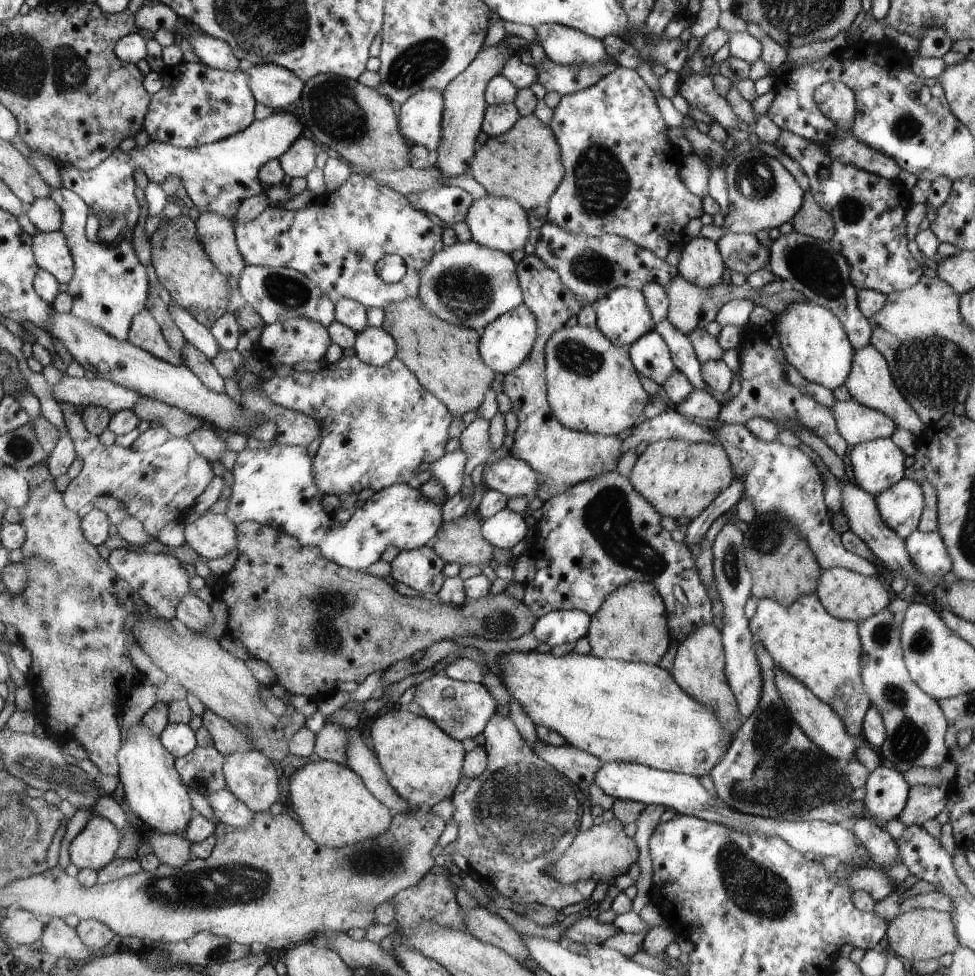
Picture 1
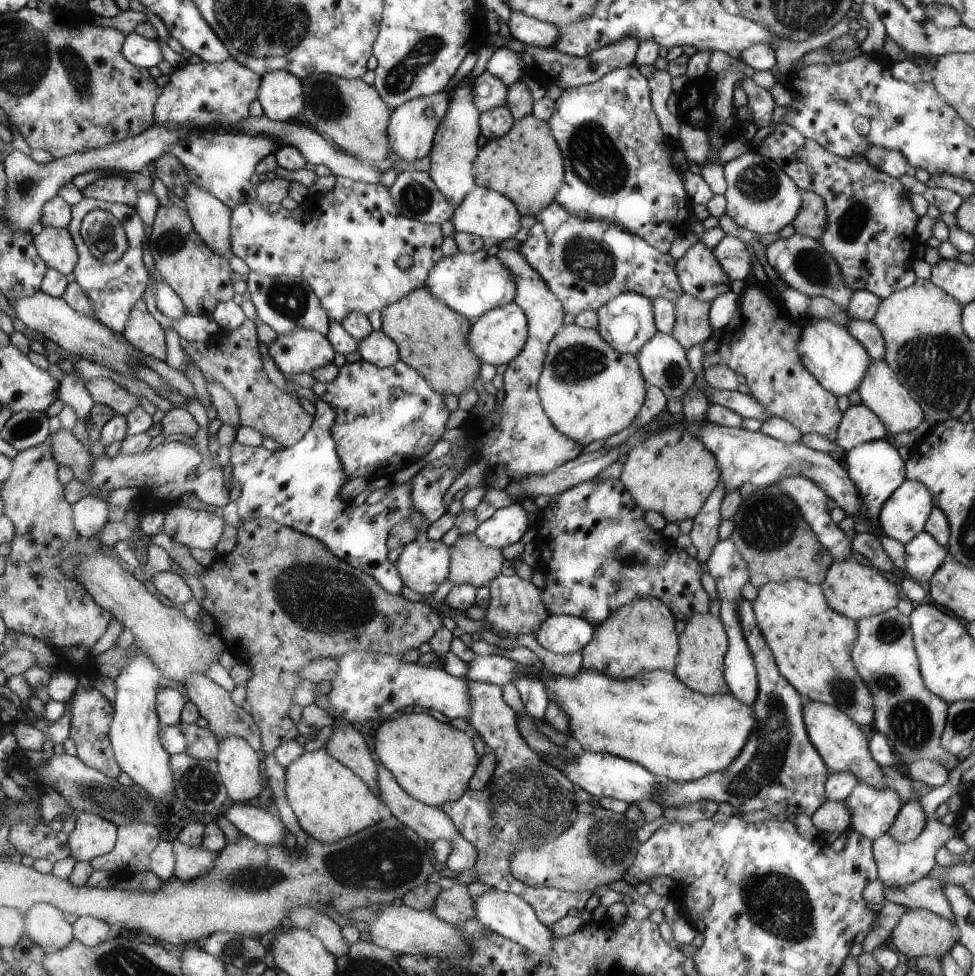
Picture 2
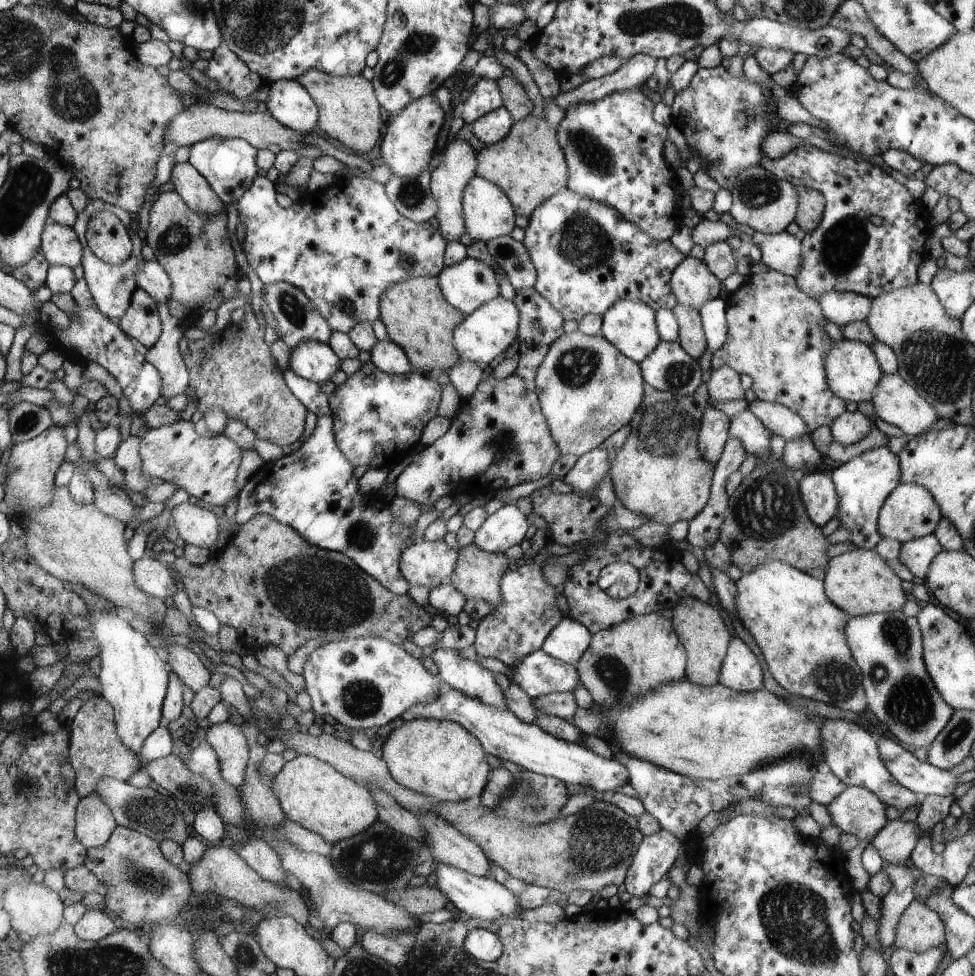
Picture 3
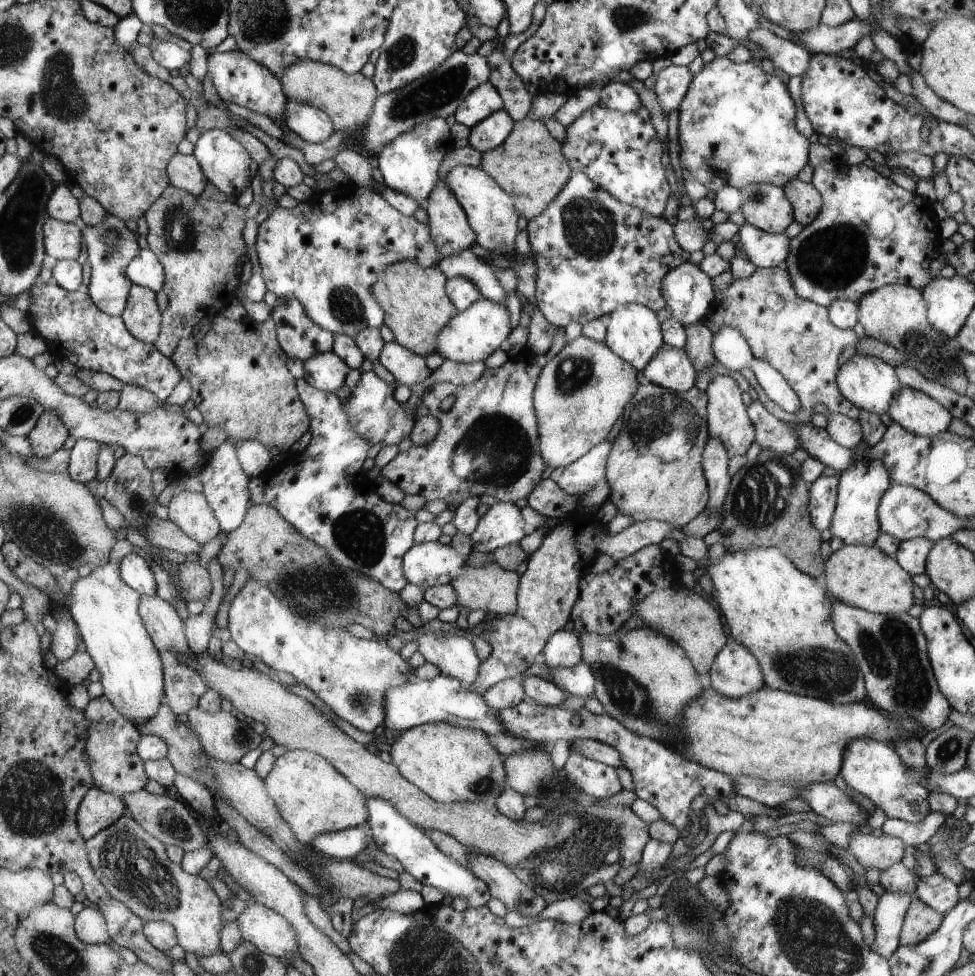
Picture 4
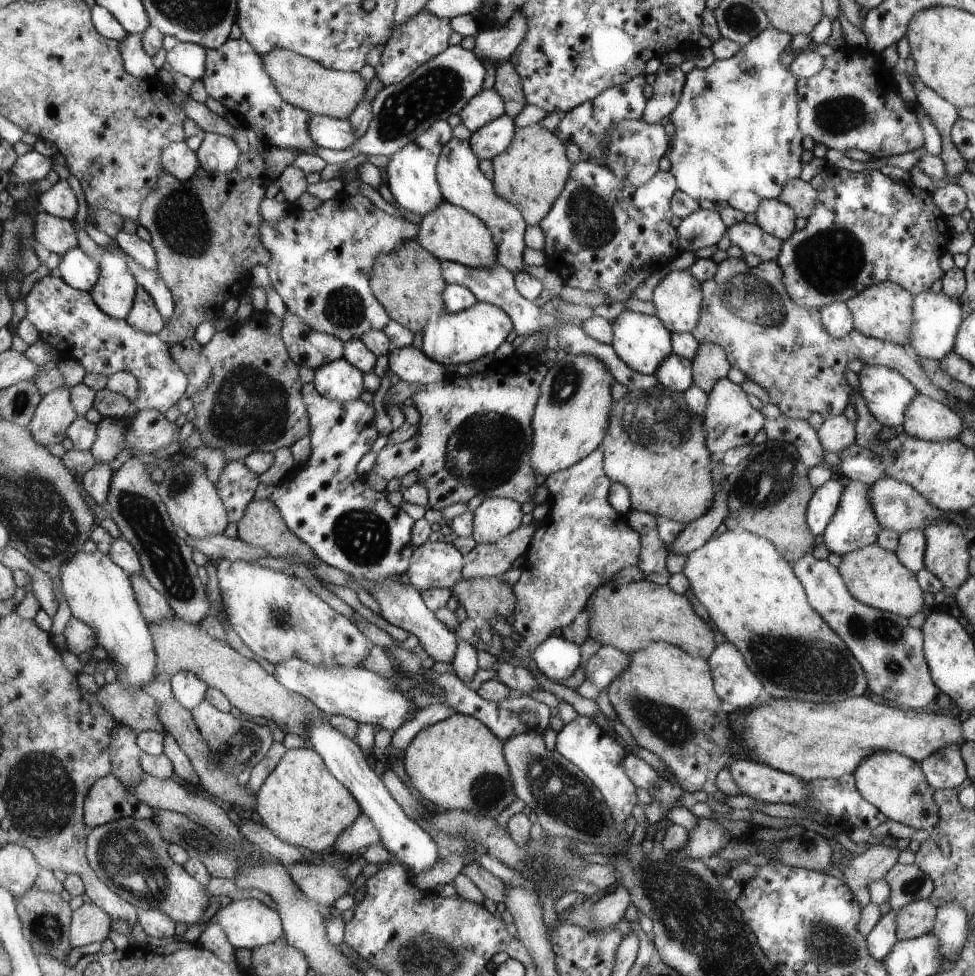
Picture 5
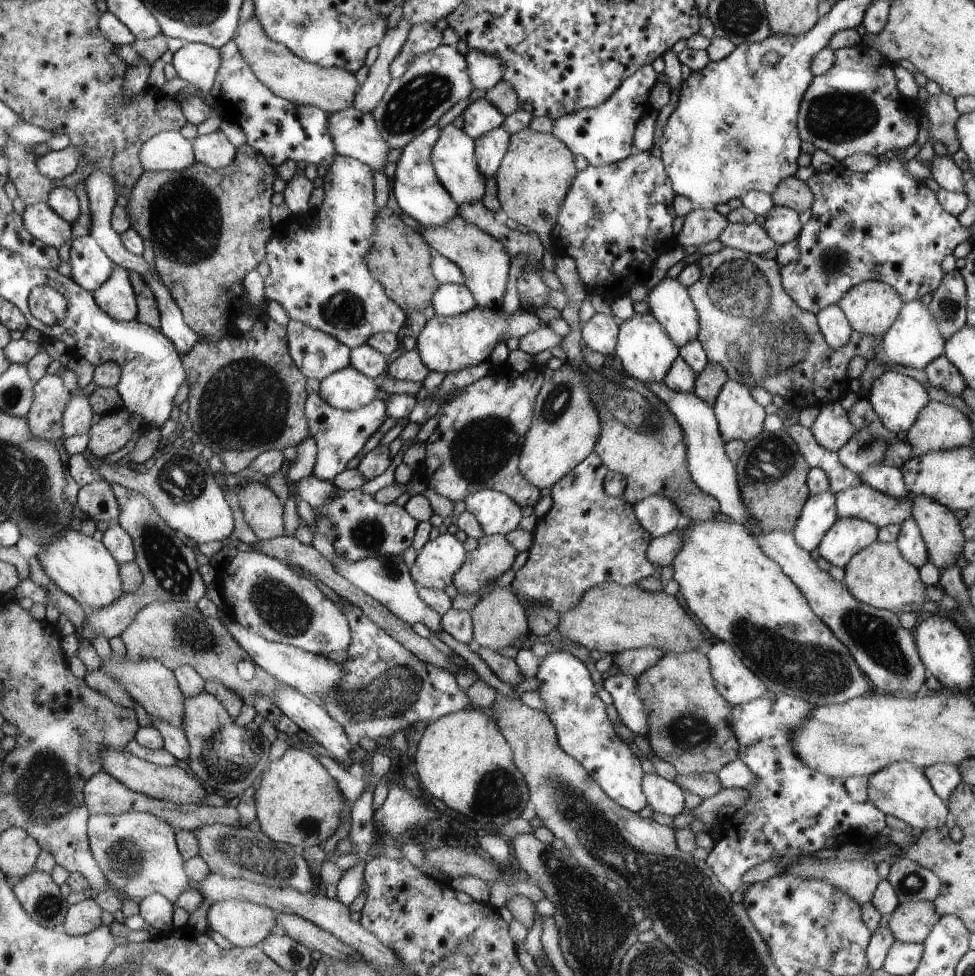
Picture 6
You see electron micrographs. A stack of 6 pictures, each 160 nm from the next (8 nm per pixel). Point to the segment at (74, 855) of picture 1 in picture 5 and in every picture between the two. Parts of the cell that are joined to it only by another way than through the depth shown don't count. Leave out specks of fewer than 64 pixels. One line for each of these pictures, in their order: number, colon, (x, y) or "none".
2: (93, 836)
3: (94, 822)
4: (99, 810)
5: (109, 800)

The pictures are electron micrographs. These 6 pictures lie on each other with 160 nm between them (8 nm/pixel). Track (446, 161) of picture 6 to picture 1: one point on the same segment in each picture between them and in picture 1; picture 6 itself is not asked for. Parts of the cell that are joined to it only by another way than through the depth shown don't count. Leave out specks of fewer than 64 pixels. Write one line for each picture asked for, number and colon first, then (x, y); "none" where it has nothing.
1: (501, 224)
2: (485, 213)
3: (489, 213)
4: (491, 210)
5: (462, 182)

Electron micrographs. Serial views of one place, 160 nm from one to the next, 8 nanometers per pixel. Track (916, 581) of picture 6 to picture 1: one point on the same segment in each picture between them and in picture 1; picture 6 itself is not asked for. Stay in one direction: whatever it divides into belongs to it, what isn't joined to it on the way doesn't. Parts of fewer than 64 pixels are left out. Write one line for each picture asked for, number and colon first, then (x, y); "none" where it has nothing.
1: (848, 596)
2: (853, 588)
3: (859, 582)
4: (864, 577)
5: (874, 576)

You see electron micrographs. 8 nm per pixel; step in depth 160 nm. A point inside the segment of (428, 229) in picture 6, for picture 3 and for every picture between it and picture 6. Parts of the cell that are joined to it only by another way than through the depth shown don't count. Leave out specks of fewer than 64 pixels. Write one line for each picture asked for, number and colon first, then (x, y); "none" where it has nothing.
3: (457, 165)
4: (450, 226)
5: (451, 233)

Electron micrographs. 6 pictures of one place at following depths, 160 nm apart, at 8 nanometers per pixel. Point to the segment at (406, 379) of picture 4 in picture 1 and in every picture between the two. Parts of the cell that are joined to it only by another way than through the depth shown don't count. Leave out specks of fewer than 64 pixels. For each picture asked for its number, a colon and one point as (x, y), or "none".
1: (373, 345)
2: (378, 348)
3: (390, 357)

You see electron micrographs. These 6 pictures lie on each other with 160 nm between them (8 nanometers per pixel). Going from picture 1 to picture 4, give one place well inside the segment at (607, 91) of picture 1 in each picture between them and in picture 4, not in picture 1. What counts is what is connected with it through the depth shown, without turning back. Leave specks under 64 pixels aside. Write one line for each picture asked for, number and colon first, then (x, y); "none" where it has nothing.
2: (619, 169)
3: (614, 148)
4: (620, 152)

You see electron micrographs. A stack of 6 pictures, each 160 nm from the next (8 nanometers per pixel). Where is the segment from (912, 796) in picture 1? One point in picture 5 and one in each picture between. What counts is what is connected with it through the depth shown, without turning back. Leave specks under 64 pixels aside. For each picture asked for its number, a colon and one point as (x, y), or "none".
2: (911, 819)
3: (895, 842)
4: (881, 852)
5: (877, 860)

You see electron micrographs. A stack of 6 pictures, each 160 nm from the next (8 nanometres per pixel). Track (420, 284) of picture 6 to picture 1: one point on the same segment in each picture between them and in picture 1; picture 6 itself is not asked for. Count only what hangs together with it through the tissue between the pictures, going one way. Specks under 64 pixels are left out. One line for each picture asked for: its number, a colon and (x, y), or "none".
1: (446, 359)
2: (432, 338)
3: (416, 315)
4: (416, 305)
5: (409, 282)

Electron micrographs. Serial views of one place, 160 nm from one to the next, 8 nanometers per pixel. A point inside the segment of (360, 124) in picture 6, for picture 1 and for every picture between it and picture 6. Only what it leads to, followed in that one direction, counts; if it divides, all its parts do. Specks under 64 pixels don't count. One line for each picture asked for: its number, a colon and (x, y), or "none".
1: (275, 86)
2: (280, 94)
3: (289, 102)
4: (311, 124)
5: (330, 133)

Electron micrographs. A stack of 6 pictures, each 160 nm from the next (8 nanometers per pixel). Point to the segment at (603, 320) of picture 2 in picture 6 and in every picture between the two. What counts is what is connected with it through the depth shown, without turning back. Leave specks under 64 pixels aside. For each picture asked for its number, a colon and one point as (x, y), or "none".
3: (630, 325)
4: (633, 331)
5: (642, 341)
6: (646, 353)

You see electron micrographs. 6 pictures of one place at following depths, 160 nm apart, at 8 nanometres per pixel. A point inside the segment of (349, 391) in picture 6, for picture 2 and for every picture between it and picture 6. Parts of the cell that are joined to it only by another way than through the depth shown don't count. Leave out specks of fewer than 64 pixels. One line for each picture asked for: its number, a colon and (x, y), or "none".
2: (303, 350)
3: (313, 360)
4: (326, 371)
5: (339, 380)

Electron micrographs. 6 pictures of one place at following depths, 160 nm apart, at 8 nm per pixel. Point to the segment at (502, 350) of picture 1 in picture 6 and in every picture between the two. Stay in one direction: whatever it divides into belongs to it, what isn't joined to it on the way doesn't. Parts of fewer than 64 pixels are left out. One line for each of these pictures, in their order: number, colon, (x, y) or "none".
2: (498, 337)
3: (486, 333)
4: (475, 333)
5: (460, 338)
6: (446, 344)

